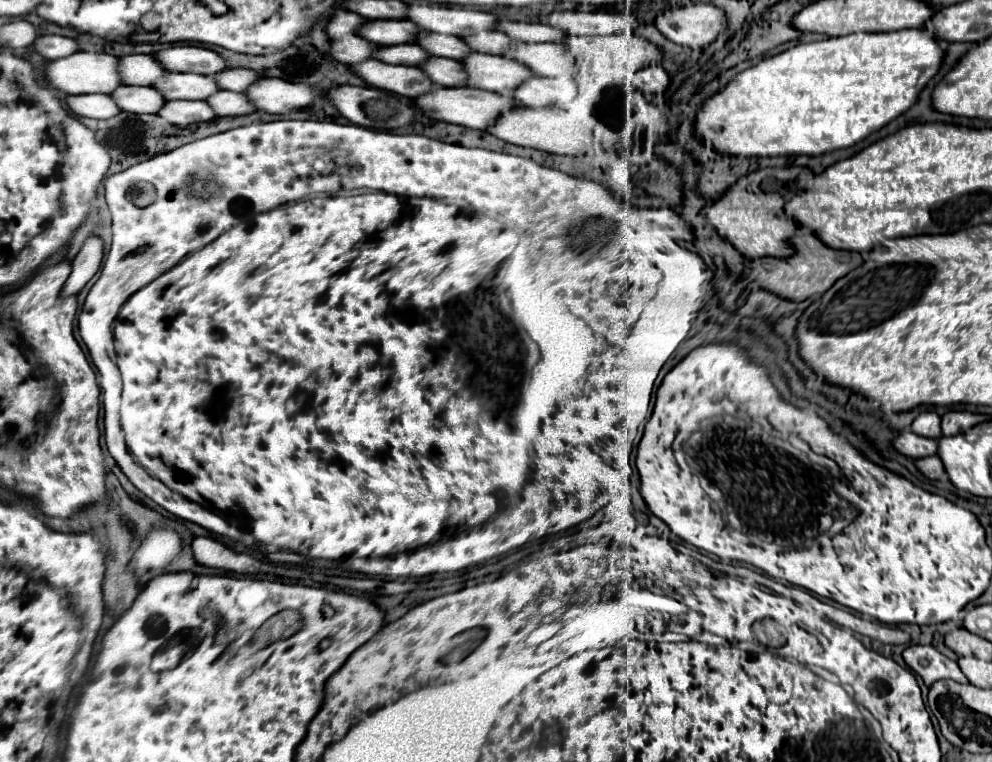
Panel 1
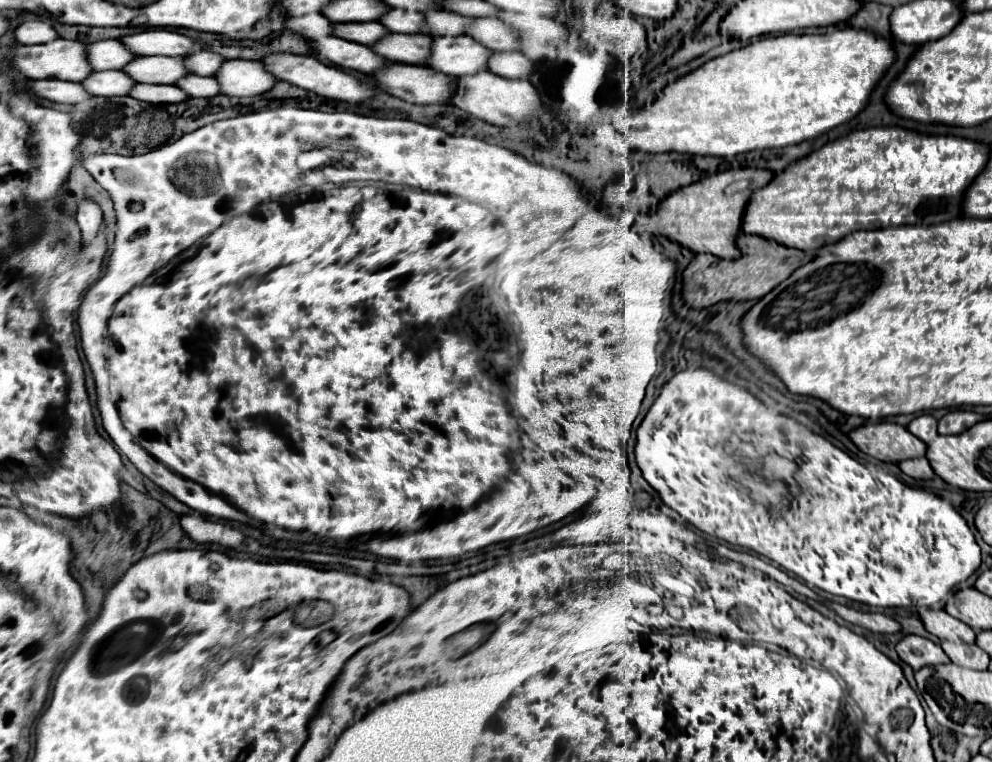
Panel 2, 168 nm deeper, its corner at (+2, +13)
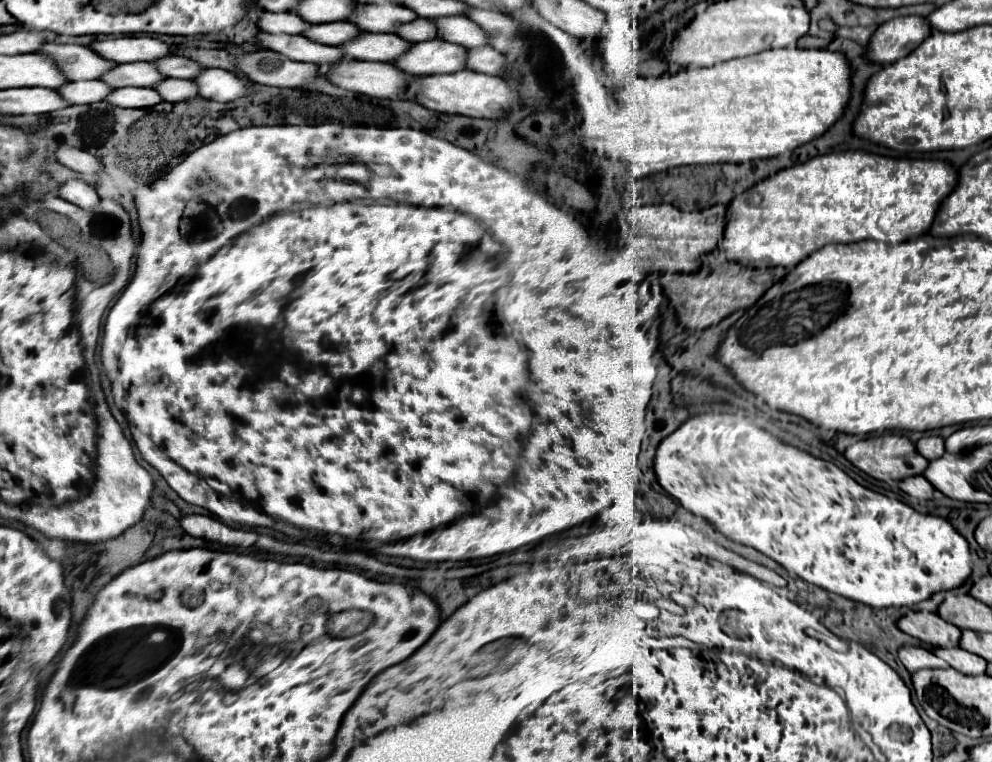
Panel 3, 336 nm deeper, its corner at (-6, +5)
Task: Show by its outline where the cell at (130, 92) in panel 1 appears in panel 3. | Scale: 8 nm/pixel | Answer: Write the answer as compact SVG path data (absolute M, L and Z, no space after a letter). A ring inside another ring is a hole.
M99 79L95 81L73 81L67 83L67 87L57 89L63 99L67 99L69 105L83 105L83 103L97 103L103 101L105 95L111 91L111 87Z

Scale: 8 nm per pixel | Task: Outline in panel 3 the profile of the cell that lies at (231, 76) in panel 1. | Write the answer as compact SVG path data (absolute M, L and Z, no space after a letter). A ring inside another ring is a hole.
M167 55L167 57L157 59L153 63L155 63L155 67L159 67L159 71L163 71L163 77L193 79L201 71L199 63L195 63L187 57L179 57L179 55Z

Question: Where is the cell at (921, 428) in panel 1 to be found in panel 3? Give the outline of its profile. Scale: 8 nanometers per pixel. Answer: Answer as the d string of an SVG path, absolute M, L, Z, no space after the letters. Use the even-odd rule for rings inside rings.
M923 437L923 439L917 441L917 451L919 451L927 461L939 459L939 457L945 453L943 439L941 439L941 437Z

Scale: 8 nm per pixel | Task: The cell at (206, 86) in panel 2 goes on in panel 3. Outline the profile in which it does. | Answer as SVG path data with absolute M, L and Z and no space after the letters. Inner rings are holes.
M163 79L163 83L159 83L159 87L153 87L153 89L159 91L159 95L163 95L163 99L169 103L197 97L197 85L185 79Z

